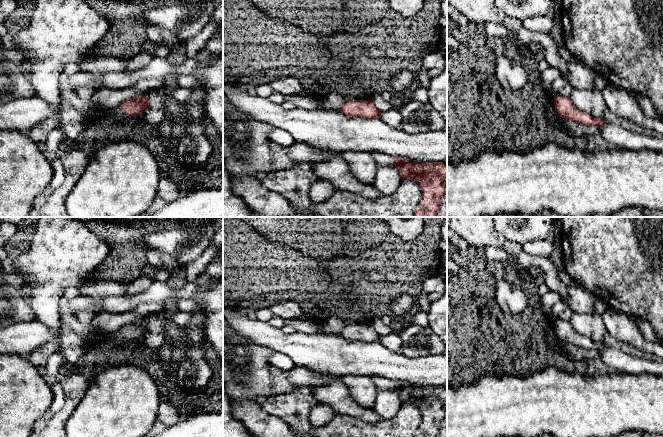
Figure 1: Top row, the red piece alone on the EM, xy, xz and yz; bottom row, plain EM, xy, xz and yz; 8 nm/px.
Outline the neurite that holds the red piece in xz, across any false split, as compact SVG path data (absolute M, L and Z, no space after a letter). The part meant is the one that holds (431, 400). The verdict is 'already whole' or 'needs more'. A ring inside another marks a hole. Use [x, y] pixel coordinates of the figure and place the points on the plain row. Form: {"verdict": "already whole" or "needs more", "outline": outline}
{"verdict": "already whole", "outline": "M400 381L390 384L399 394L402 403L416 405L422 413L422 421L414 437L438 437L441 423L447 417L447 389L444 386L411 386Z"}

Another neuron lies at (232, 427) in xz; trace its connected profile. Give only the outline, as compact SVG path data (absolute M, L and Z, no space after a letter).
M223 388L223 437L252 437L243 423L232 414L232 404Z

